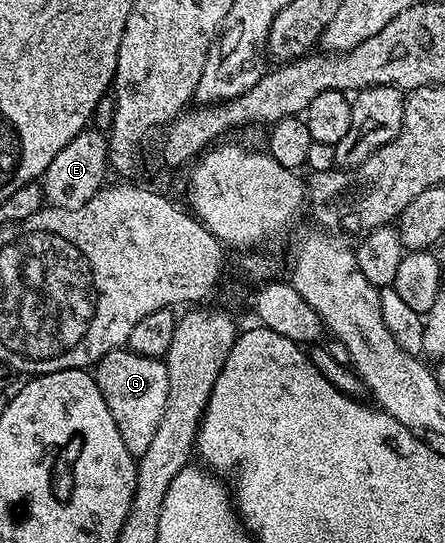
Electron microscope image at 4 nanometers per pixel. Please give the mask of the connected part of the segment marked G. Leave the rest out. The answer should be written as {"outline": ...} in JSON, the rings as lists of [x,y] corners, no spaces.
{"outline":[[[129,349],[110,351],[98,360],[93,368],[94,380],[106,405],[116,429],[120,431],[120,441],[124,441],[124,449],[135,457],[141,457],[144,449],[152,445],[152,437],[156,437],[156,429],[160,425],[160,417],[164,417],[164,409],[168,399],[168,373],[162,359],[153,359]]]}

